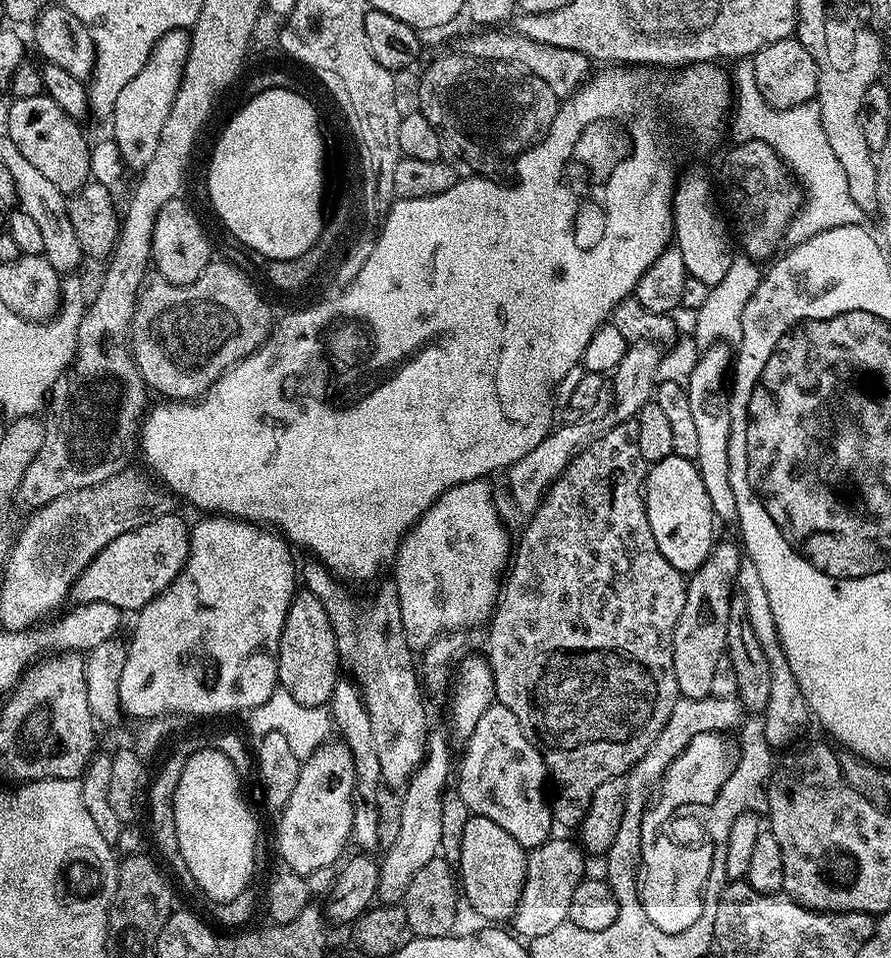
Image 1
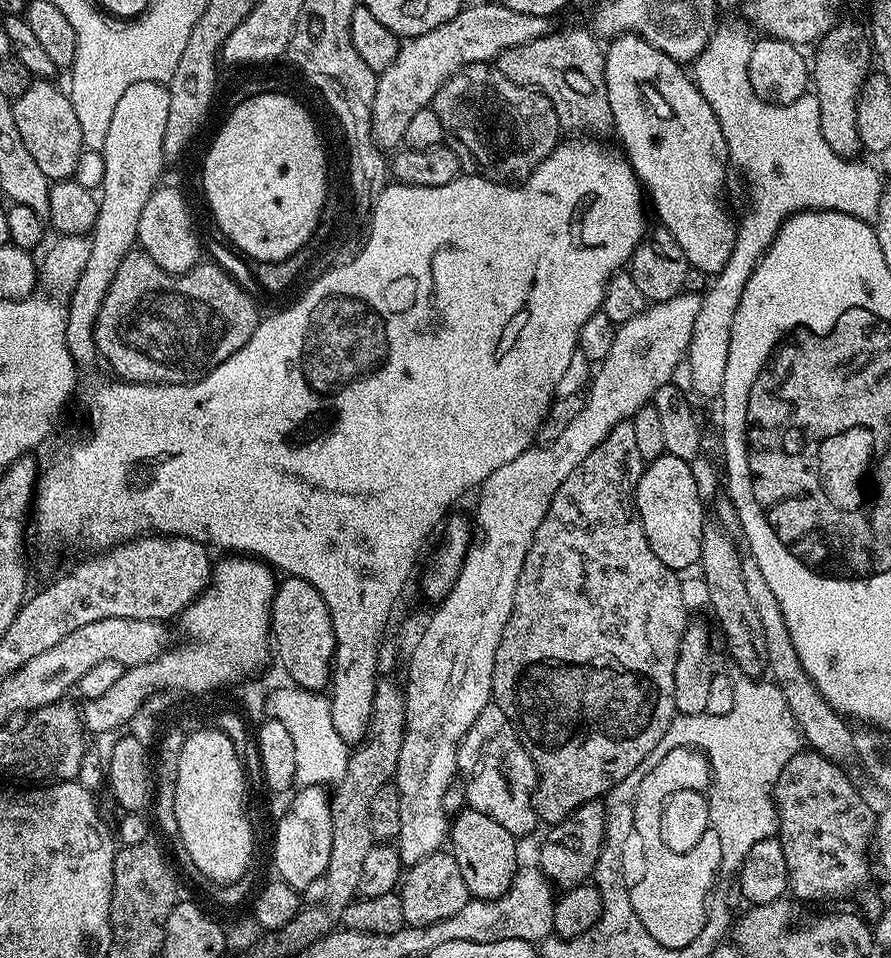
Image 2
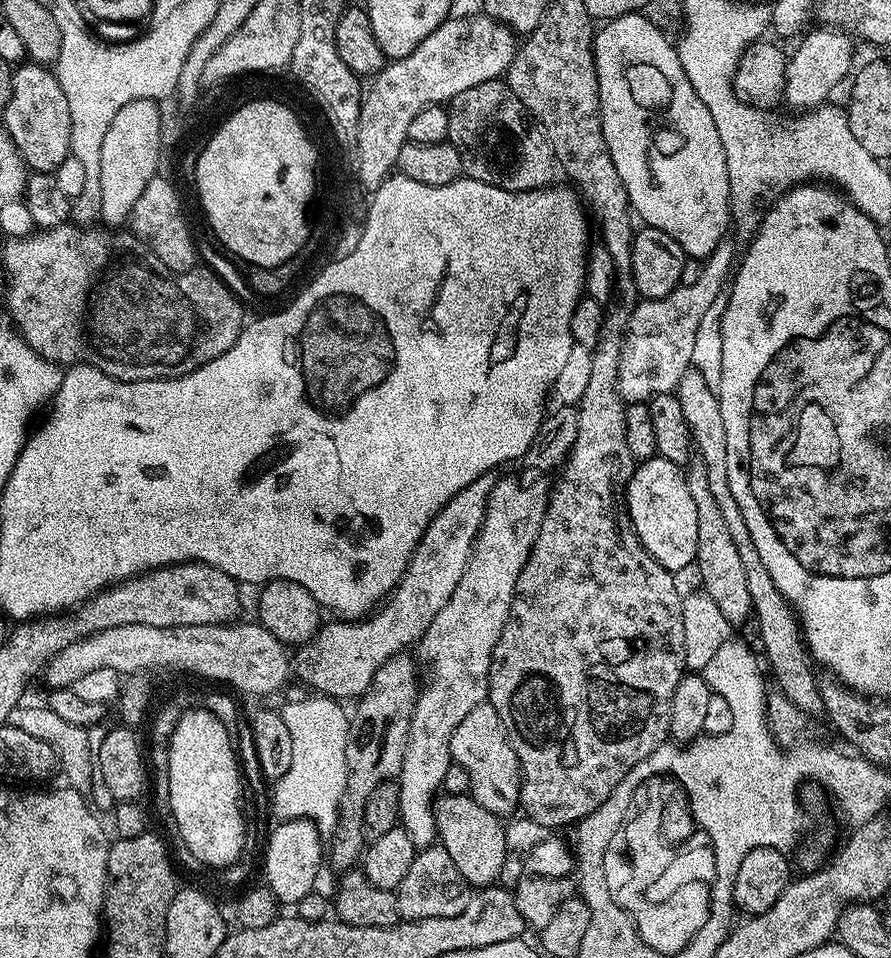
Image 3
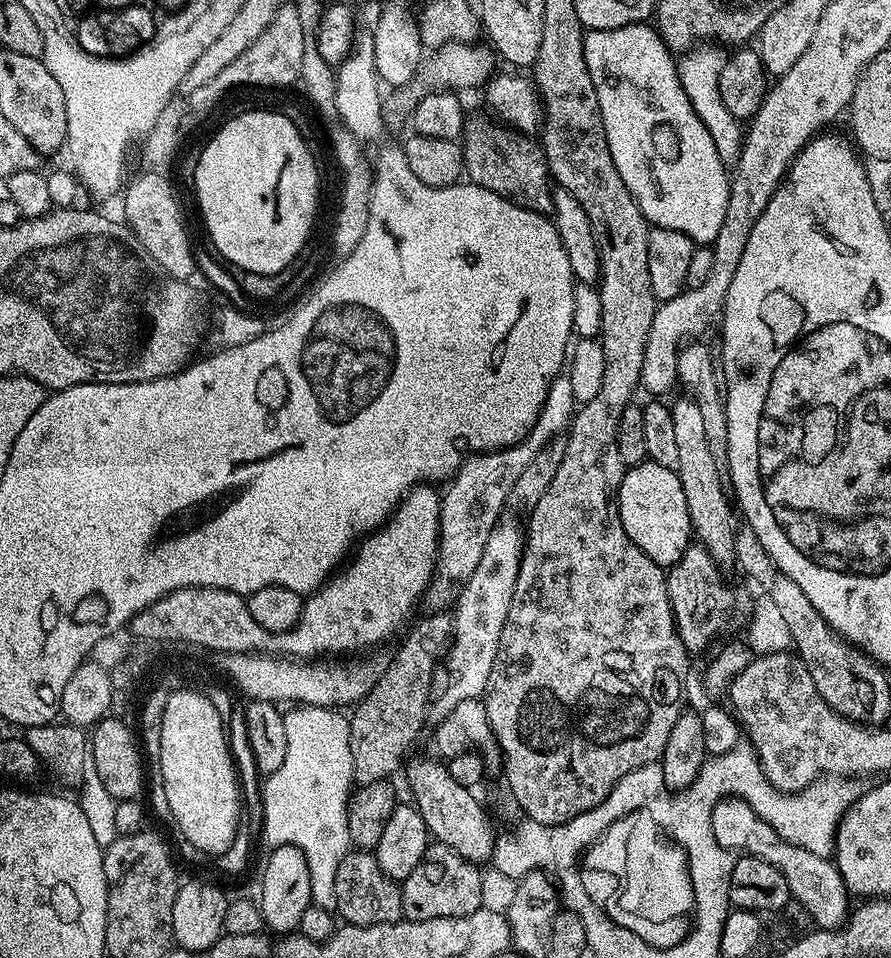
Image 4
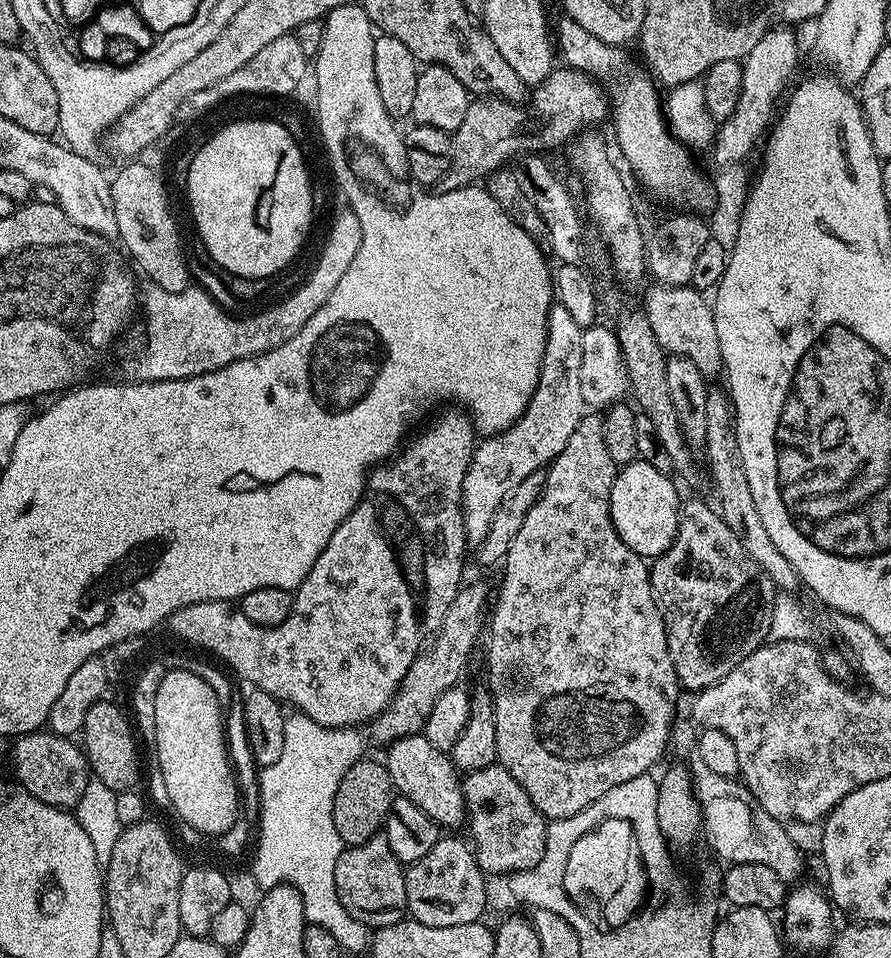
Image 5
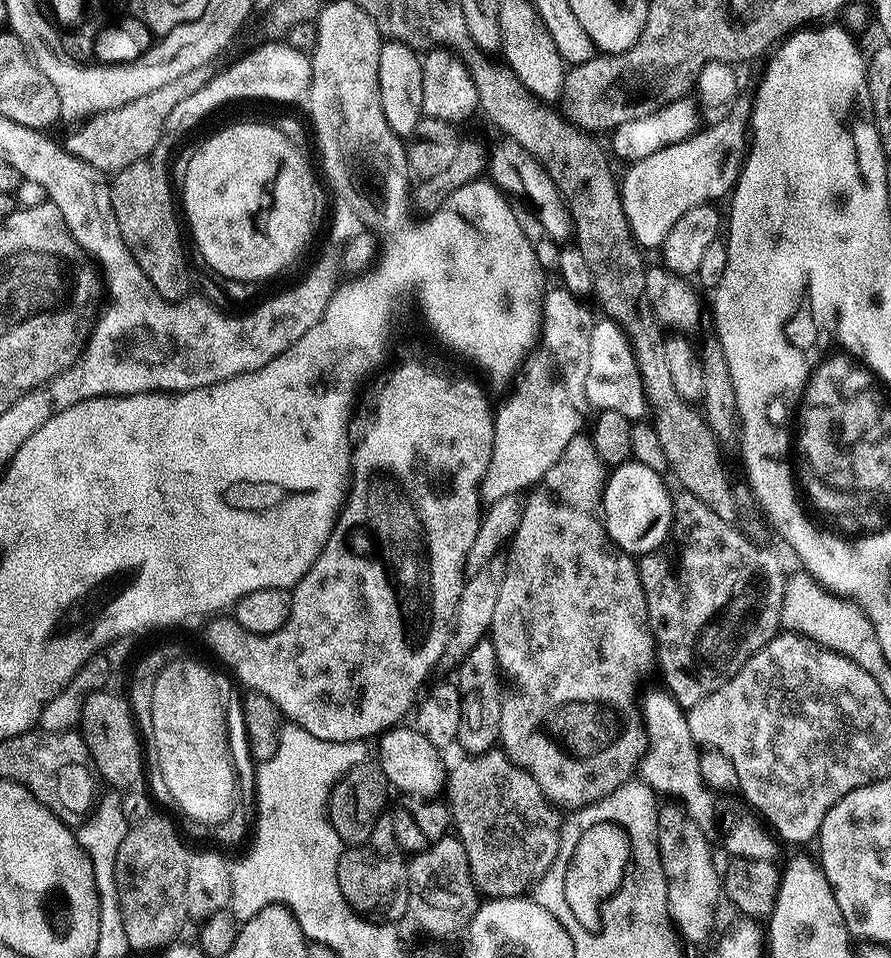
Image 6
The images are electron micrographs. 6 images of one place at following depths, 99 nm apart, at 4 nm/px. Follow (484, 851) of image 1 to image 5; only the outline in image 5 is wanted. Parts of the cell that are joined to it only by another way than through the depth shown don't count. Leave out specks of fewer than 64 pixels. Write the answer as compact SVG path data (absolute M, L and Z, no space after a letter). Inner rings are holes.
M422 734L395 740L393 744L387 745L386 752L386 767L392 779L392 787L399 795L414 802L414 806L426 810L426 814L430 814L430 818L434 818L434 822L445 829L456 830L452 828L459 824L461 827L465 823L462 780L449 753L438 750L438 746L432 745Z

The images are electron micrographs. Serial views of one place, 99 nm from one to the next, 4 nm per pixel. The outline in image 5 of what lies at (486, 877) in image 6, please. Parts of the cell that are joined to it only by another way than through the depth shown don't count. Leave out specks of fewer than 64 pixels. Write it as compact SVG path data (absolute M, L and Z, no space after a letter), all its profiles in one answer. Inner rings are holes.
M499 762L486 766L482 770L474 770L463 777L464 811L466 828L472 831L471 843L474 845L476 861L481 870L489 877L507 877L513 872L530 870L542 858L544 843L548 833L546 817L530 802L530 794L522 790L522 786Z

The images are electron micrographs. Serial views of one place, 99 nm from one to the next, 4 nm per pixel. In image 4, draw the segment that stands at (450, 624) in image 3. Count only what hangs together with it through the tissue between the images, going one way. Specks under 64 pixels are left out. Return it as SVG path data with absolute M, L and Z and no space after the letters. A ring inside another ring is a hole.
M502 518L494 526L482 559L478 561L478 567L474 569L474 574L470 574L454 601L454 641L450 649L452 681L440 697L435 697L431 705L431 715L436 715L437 721L444 720L446 714L450 714L454 706L458 706L458 702L483 697L484 689L488 687L490 670L498 654L500 635L508 621L510 602L514 598L518 570L524 553L525 529L521 521L519 524L516 520L508 519Z

